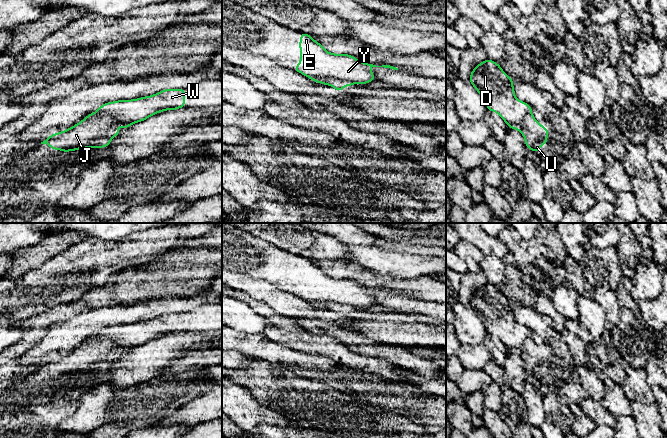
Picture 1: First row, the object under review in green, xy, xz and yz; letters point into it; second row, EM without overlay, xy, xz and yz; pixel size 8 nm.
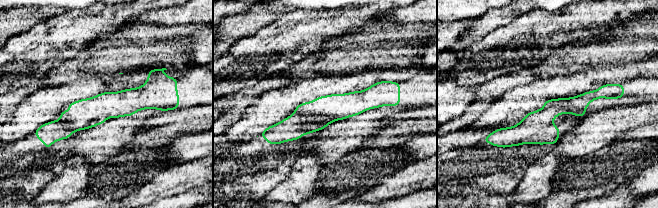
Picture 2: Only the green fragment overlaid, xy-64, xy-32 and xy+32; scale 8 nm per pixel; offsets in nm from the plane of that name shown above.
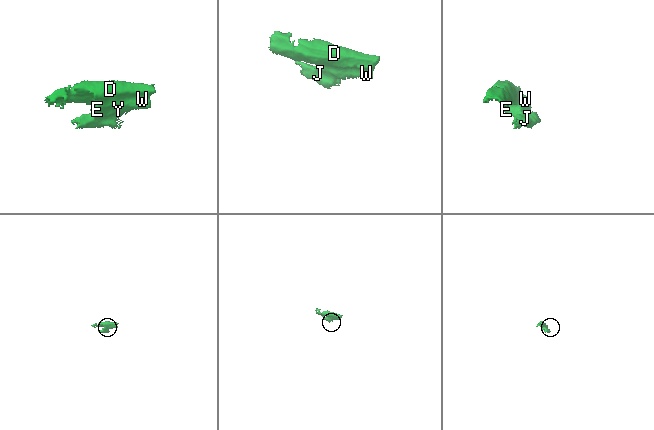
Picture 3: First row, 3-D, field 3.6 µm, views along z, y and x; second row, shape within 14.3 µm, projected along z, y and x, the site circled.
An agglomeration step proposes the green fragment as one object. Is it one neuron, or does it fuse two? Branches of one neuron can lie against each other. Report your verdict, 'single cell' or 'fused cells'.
fused cells

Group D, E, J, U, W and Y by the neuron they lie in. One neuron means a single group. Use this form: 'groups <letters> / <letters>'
groups D E W Y / J U

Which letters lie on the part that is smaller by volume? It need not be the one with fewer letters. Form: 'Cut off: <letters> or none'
Cut off: J, U

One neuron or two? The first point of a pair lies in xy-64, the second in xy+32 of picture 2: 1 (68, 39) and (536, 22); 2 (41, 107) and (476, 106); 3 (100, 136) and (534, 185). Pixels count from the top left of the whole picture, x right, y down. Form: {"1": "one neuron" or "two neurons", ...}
{"1": "one neuron", "2": "two neurons", "3": "two neurons"}

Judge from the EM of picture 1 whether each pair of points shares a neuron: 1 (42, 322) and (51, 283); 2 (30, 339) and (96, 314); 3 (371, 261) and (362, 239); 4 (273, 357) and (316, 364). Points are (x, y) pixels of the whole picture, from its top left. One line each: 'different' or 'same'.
1: different
2: different
3: different
4: same

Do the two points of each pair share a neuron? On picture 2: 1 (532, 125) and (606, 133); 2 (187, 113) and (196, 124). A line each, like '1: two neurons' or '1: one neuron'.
1: two neurons
2: two neurons

